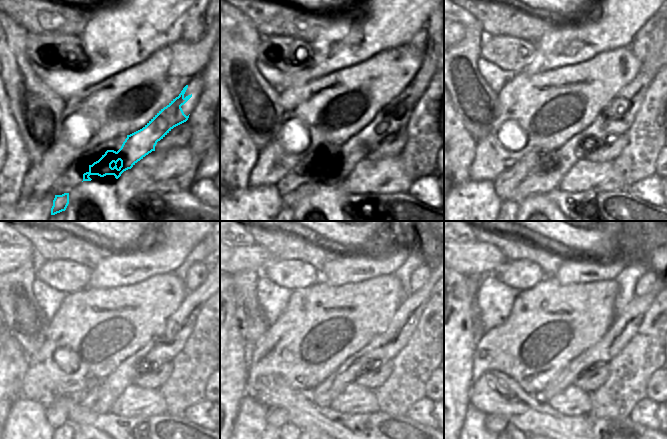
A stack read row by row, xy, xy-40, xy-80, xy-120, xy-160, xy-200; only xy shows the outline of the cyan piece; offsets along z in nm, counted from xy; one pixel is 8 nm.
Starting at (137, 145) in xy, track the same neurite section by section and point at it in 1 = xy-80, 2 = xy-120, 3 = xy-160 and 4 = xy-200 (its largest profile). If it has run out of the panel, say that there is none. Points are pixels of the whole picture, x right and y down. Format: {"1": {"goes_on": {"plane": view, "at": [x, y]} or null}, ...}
{"1": {"goes_on": {"plane": "xy-80", "at": [616, 118]}}, "2": {"goes_on": {"plane": "xy-120", "at": [163, 347]}}, "3": {"goes_on": {"plane": "xy-160", "at": [384, 347]}}, "4": {"goes_on": {"plane": "xy-200", "at": [610, 345]}}}

